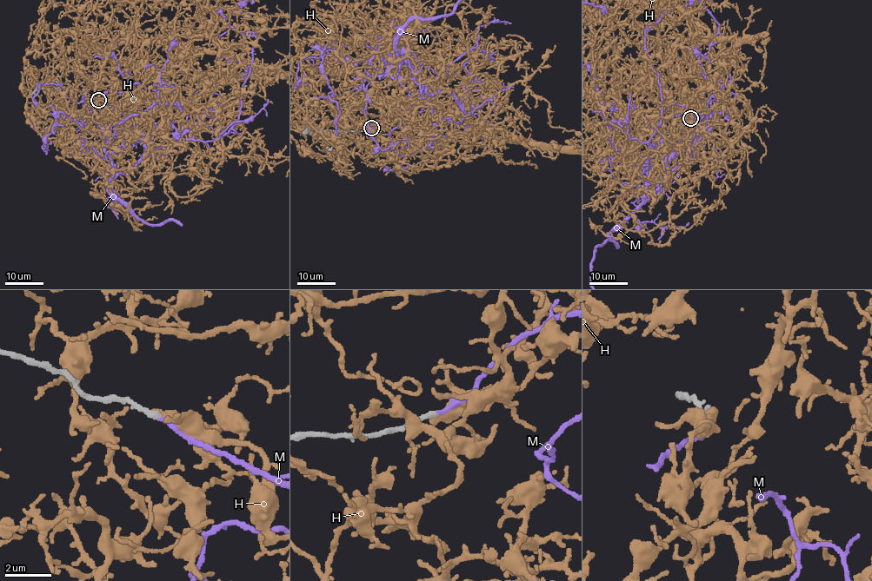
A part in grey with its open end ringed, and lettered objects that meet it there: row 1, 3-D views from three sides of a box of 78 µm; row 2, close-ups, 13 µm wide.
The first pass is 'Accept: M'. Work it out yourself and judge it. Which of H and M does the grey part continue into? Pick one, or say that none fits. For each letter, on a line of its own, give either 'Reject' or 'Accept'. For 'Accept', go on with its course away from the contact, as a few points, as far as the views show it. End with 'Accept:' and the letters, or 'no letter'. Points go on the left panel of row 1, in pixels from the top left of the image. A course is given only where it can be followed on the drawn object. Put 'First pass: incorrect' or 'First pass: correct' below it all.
H: Reject
M: Accept
Accept: M
First pass: correct

